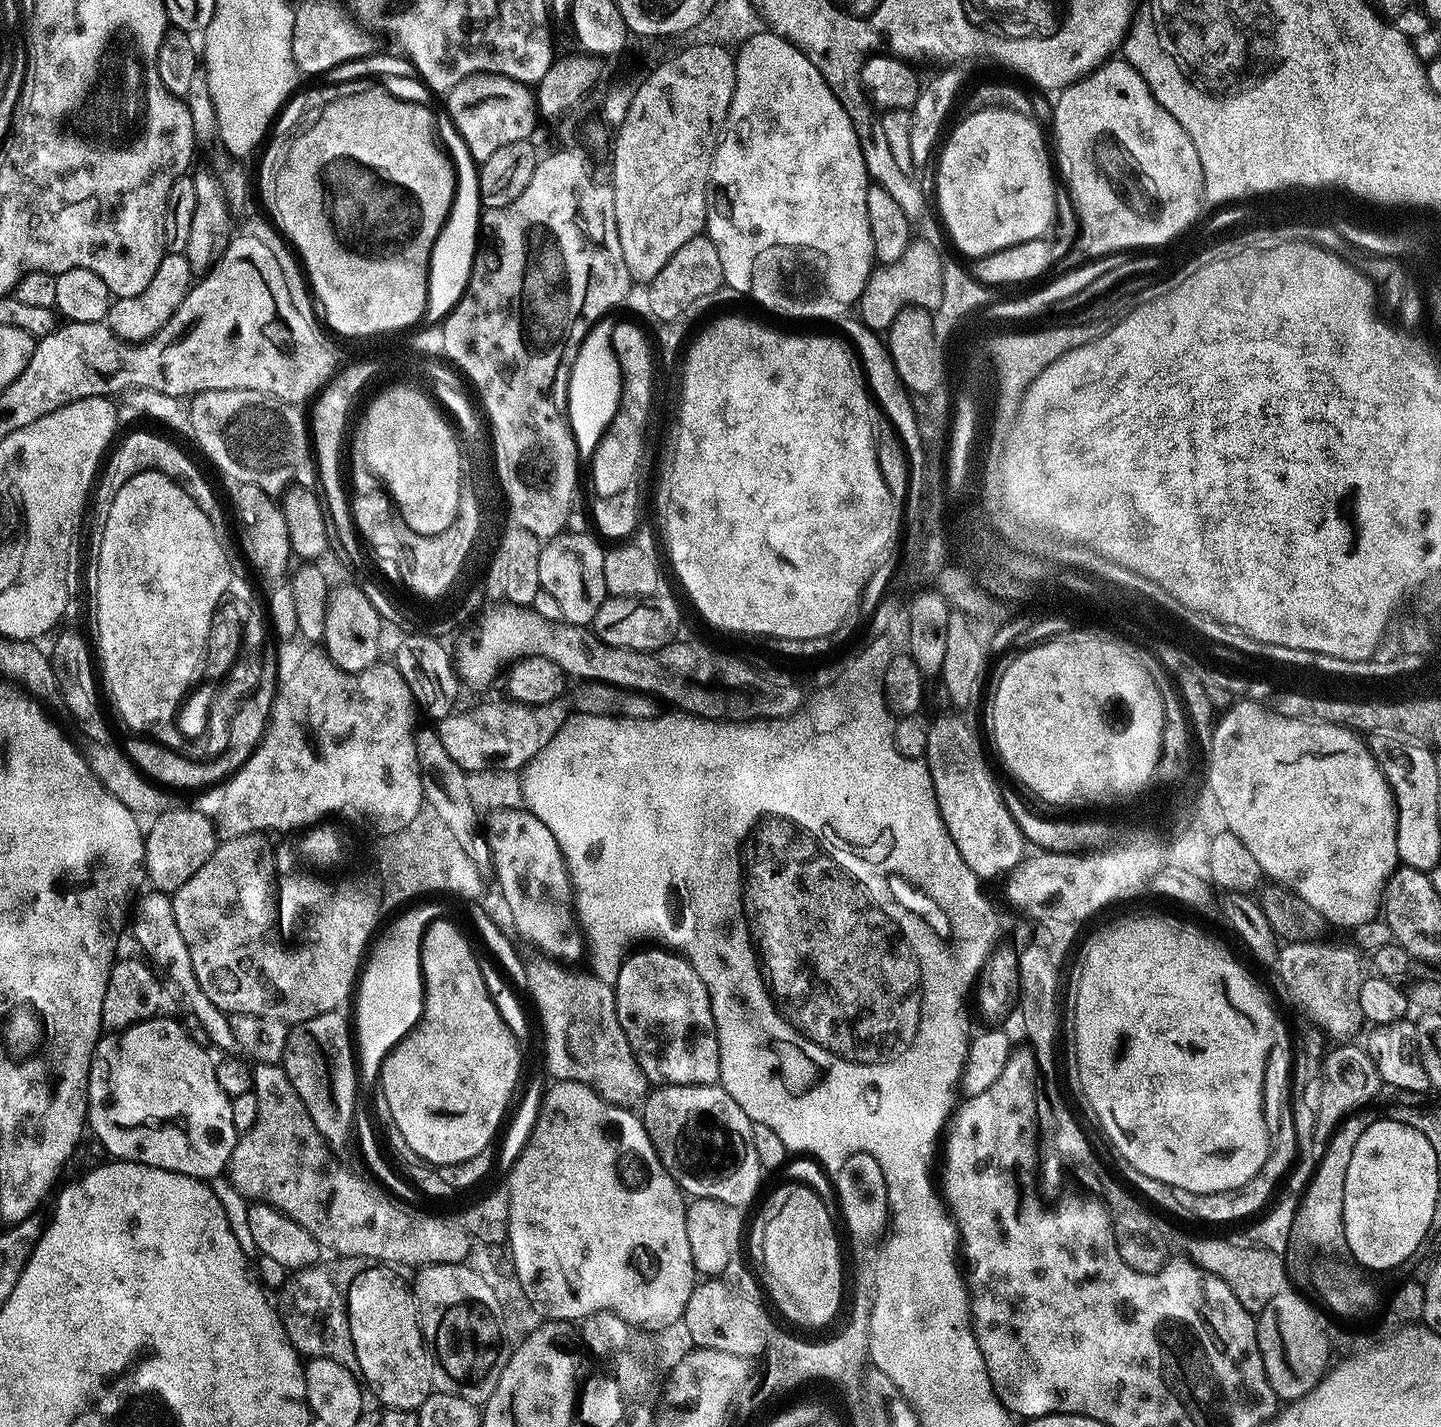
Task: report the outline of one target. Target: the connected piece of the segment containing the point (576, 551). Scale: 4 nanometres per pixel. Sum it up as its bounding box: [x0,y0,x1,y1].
[538,531,608,626]

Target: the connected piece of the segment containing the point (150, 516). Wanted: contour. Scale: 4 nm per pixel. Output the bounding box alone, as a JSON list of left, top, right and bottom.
[95,471,230,724]

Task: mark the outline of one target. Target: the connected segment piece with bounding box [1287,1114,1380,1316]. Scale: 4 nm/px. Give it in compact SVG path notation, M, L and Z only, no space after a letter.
M1352 1114L1341 1120L1323 1145L1324 1153L1315 1161L1315 1172L1305 1186L1294 1214L1287 1251L1290 1276L1296 1279L1295 1287L1305 1293L1313 1292L1308 1294L1317 1301L1320 1299L1336 1316L1368 1316L1380 1304L1380 1284L1376 1281L1379 1279L1354 1258L1350 1242L1346 1242L1344 1225L1346 1170L1350 1167L1350 1154L1354 1154L1354 1145L1370 1123L1369 1117L1360 1115L1364 1114Z

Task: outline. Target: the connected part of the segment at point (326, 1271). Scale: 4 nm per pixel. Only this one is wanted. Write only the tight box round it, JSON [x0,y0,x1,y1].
[276,1256,370,1373]

